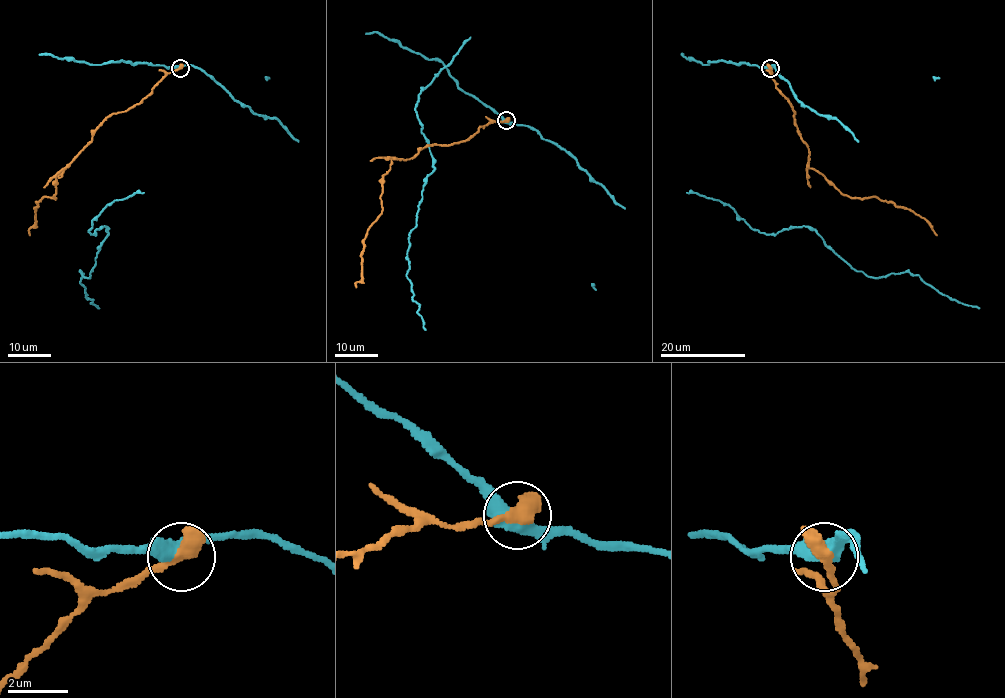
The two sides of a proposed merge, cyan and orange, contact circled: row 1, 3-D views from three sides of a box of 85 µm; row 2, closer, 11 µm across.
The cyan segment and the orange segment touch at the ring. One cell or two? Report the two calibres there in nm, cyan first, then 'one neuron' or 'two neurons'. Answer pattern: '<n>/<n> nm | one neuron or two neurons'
500/400 nm | two neurons

